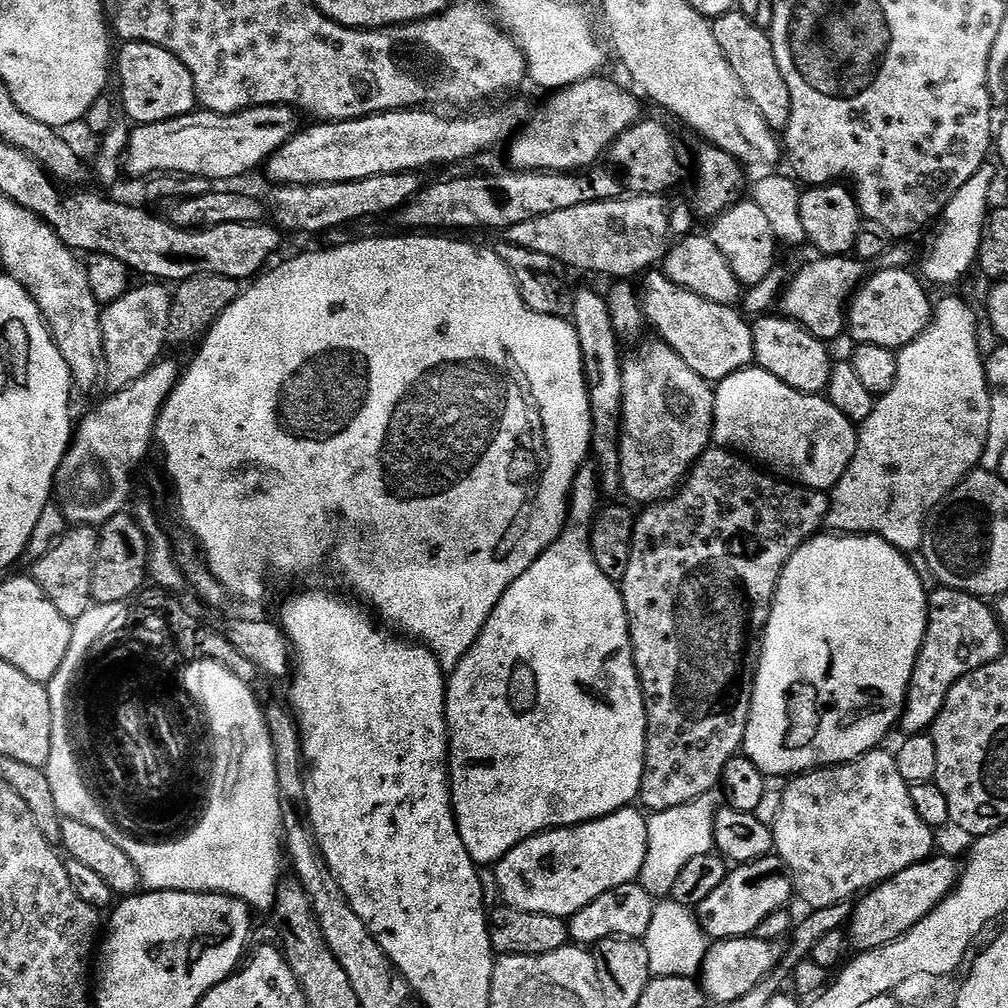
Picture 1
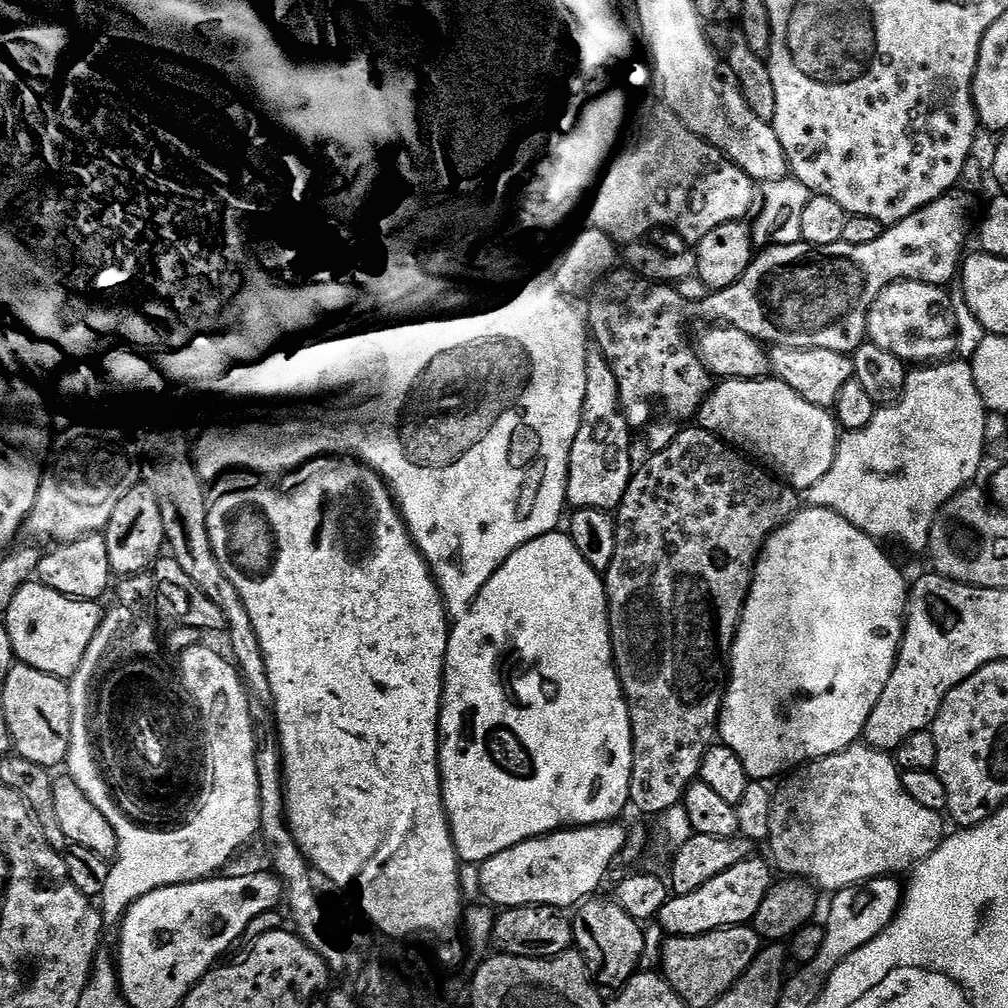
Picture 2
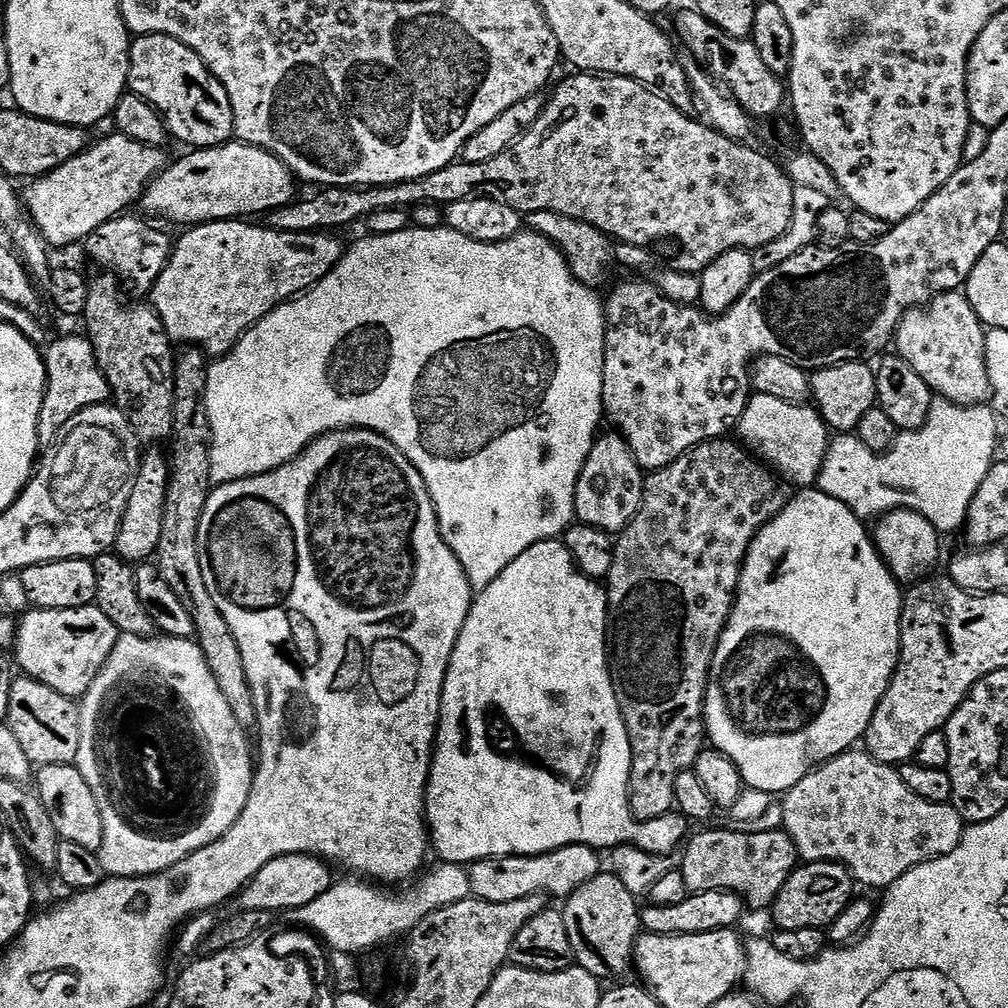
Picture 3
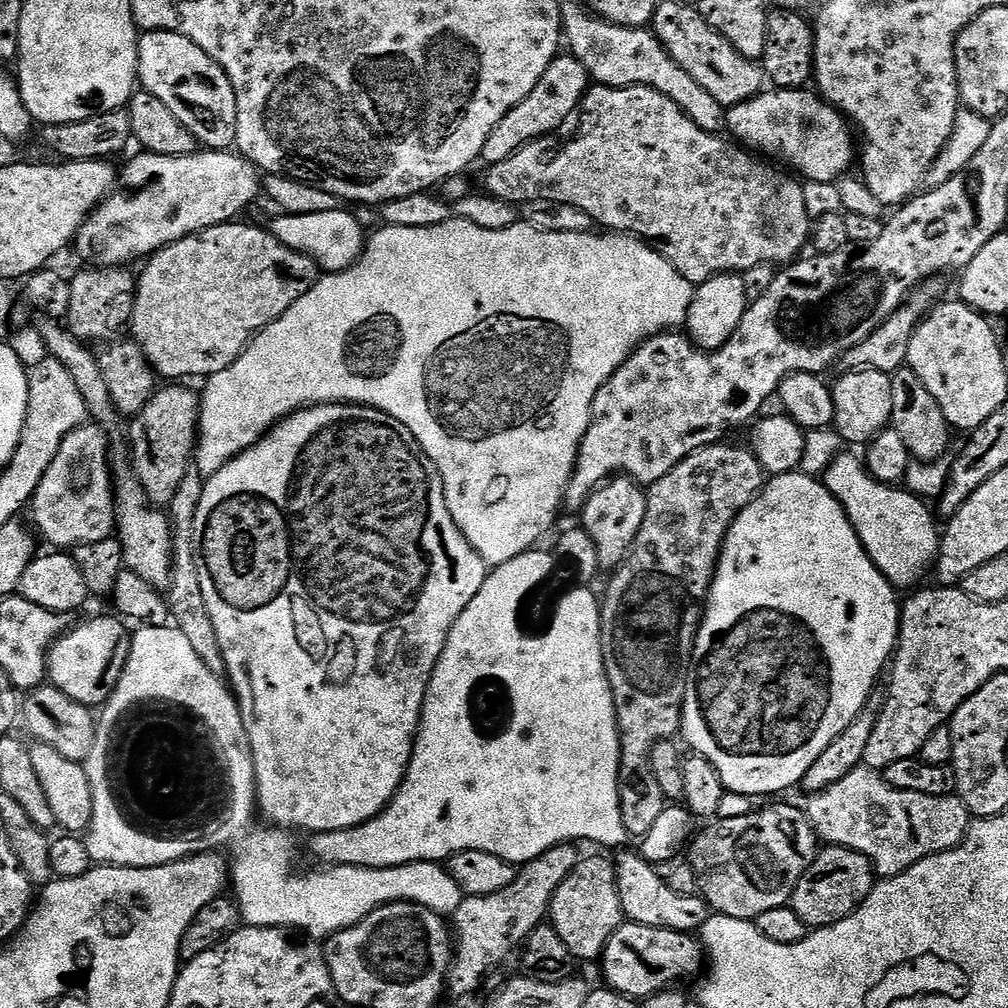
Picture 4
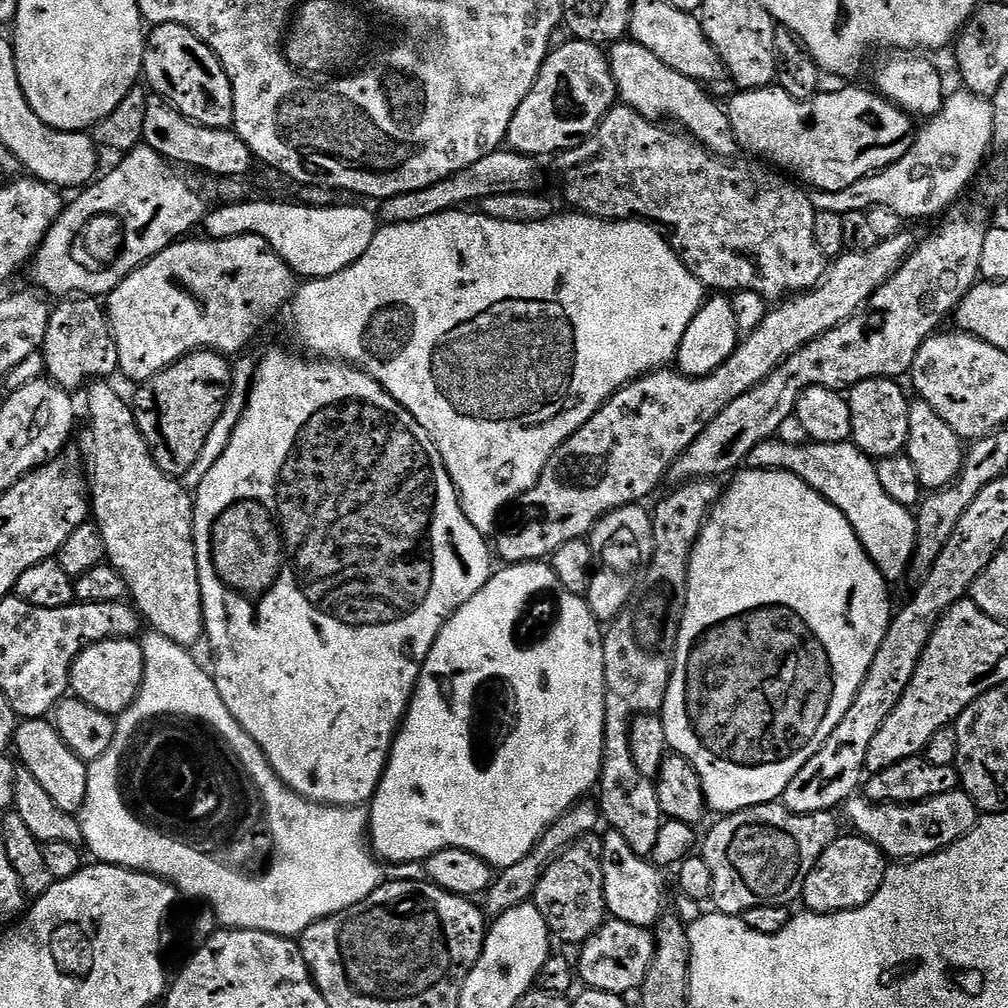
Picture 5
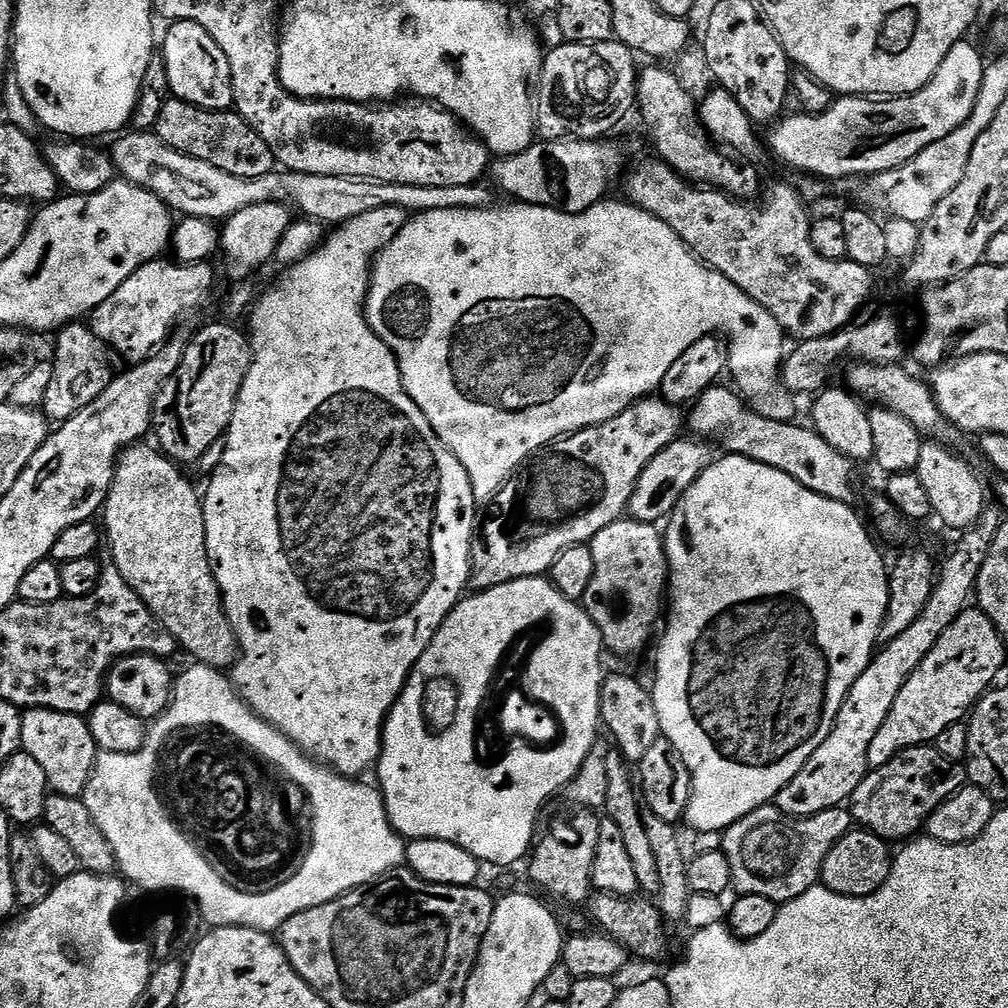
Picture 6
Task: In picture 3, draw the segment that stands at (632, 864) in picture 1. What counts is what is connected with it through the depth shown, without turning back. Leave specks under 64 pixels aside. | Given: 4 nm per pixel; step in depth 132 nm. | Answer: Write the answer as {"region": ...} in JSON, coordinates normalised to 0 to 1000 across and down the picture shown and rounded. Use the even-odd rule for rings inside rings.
{"region":[[[566,837],[549,845],[540,845],[537,849],[490,849],[487,853],[471,853],[463,858],[468,889],[491,897],[533,887],[562,891],[570,881],[595,868],[595,849],[590,841]]]}

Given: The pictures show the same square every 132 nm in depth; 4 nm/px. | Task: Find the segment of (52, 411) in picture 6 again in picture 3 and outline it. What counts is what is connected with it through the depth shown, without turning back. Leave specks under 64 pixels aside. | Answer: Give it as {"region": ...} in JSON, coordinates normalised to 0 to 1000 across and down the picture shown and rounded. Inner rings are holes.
{"region":[[[131,212],[117,213],[109,220],[97,224],[93,232],[82,238],[81,246],[87,249],[88,256],[99,265],[96,267],[110,268],[124,283],[135,282],[135,290],[139,293],[136,295],[143,296],[150,291],[161,268],[165,268],[171,254],[173,234],[166,230],[166,225],[154,226],[149,220],[151,218],[142,213],[127,213]]]}

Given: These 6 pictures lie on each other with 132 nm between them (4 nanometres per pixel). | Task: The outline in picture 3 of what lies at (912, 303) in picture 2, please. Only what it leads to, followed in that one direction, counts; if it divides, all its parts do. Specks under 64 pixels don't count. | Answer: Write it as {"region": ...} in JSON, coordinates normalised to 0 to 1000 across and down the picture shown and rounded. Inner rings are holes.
{"region":[[[955,289],[936,290],[922,298],[912,306],[903,306],[889,324],[887,334],[888,352],[894,353],[923,383],[923,387],[934,397],[941,397],[952,403],[979,402],[984,392],[982,375],[978,367],[978,335],[977,322],[972,320],[970,312],[962,304],[959,293]]]}

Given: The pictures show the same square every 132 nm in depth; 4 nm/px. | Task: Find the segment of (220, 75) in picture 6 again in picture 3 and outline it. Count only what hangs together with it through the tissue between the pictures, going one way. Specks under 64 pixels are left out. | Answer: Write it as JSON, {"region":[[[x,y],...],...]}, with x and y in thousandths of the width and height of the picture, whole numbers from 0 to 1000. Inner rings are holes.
{"region":[[[161,34],[137,36],[127,50],[127,87],[163,118],[163,126],[190,149],[215,147],[231,138],[230,106],[224,85],[181,42]]]}

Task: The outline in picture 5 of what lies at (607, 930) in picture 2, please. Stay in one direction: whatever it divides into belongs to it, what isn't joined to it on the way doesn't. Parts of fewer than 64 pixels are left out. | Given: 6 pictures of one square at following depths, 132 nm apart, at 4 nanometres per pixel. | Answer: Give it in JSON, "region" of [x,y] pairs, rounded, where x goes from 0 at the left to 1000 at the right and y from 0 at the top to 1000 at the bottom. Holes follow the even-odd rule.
{"region":[[[588,827],[573,831],[563,843],[538,867],[538,871],[532,880],[530,890],[532,901],[542,911],[542,919],[549,930],[561,933],[563,937],[578,938],[579,934],[589,928],[595,920],[604,912],[603,900],[601,899],[601,887],[597,875],[597,832]]]}

